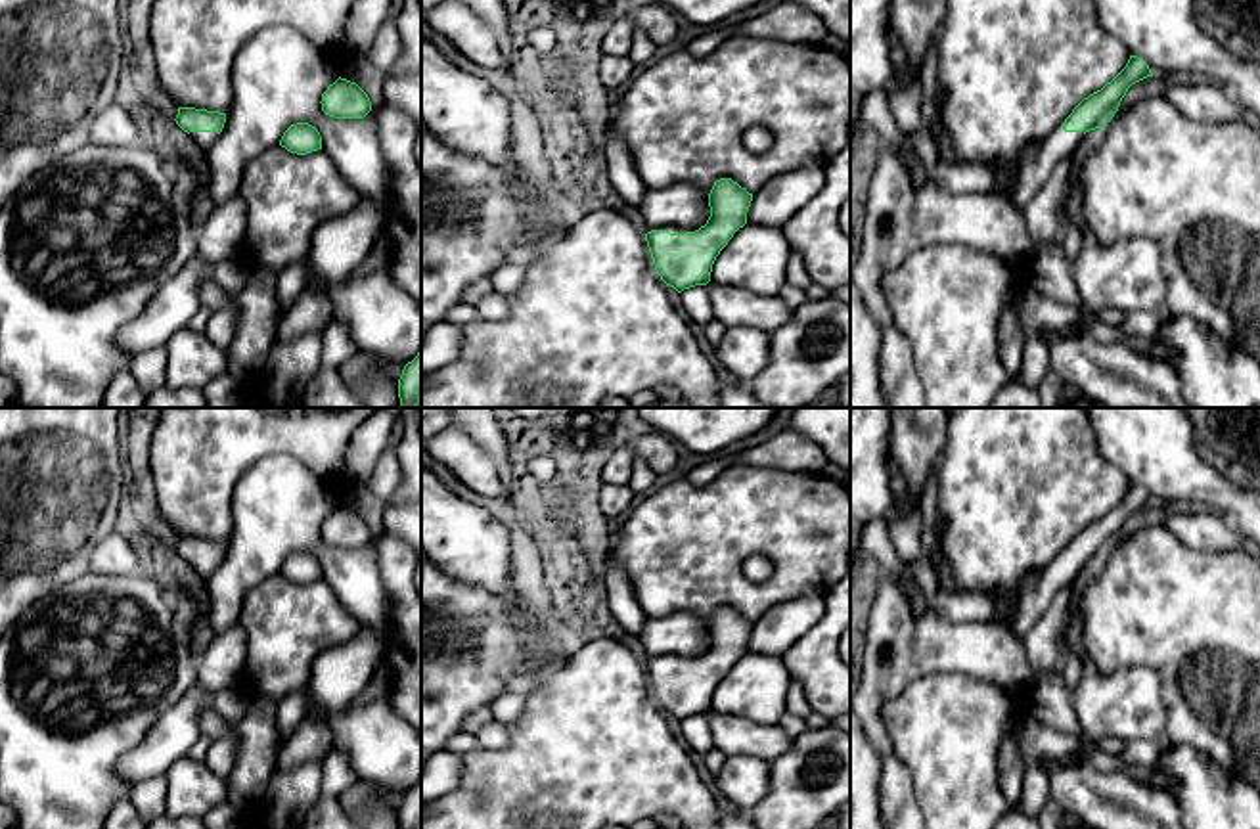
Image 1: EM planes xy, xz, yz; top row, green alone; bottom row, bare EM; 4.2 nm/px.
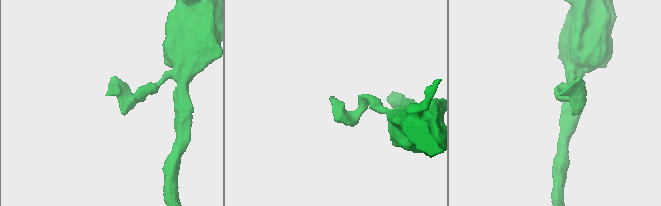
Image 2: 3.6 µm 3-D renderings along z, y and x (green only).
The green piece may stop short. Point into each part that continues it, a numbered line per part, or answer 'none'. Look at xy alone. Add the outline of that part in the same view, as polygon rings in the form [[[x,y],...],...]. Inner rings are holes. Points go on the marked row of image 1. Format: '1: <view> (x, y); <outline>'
1: xy (203, 140); [[[190,132],[188,134],[201,149],[209,151],[216,142],[218,132]]]

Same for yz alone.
1: yz (1036, 163); [[[1057,126],[1042,144],[1026,147],[1017,161],[1009,201],[1017,209],[1024,209],[1047,182],[1057,163],[1070,155],[1084,136],[1084,132],[1065,132],[1063,126]]]

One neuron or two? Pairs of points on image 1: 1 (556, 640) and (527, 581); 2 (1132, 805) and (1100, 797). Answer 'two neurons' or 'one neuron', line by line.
1: one neuron
2: one neuron

